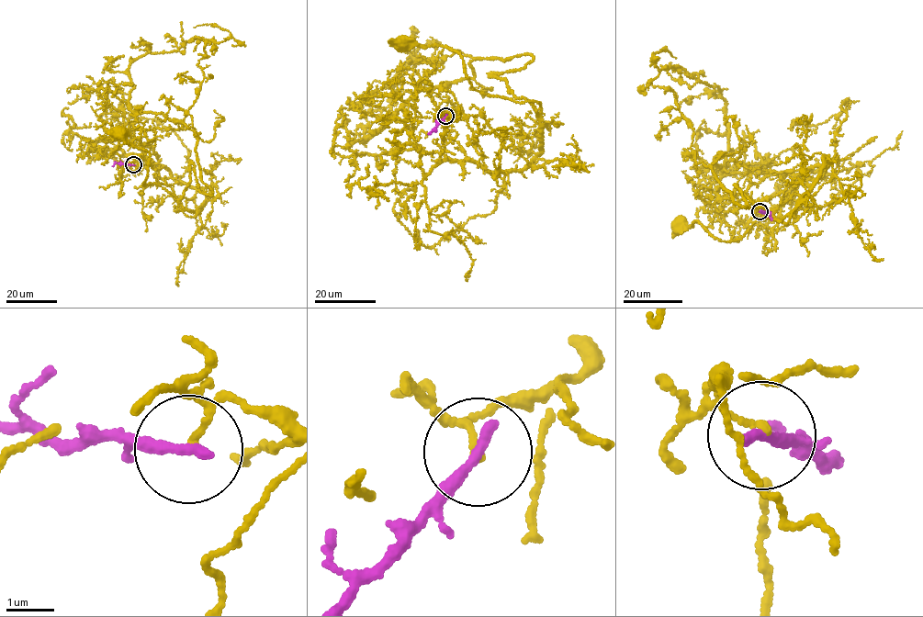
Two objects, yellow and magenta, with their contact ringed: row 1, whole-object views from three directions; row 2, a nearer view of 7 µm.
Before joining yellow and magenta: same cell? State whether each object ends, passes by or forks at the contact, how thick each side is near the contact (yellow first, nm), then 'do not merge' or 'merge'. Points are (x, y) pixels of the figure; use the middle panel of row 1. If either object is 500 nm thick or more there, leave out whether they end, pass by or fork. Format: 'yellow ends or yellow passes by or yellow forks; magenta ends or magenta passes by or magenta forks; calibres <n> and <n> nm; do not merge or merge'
yellow ends; magenta ends; calibres 120 and 260 nm; do not merge

